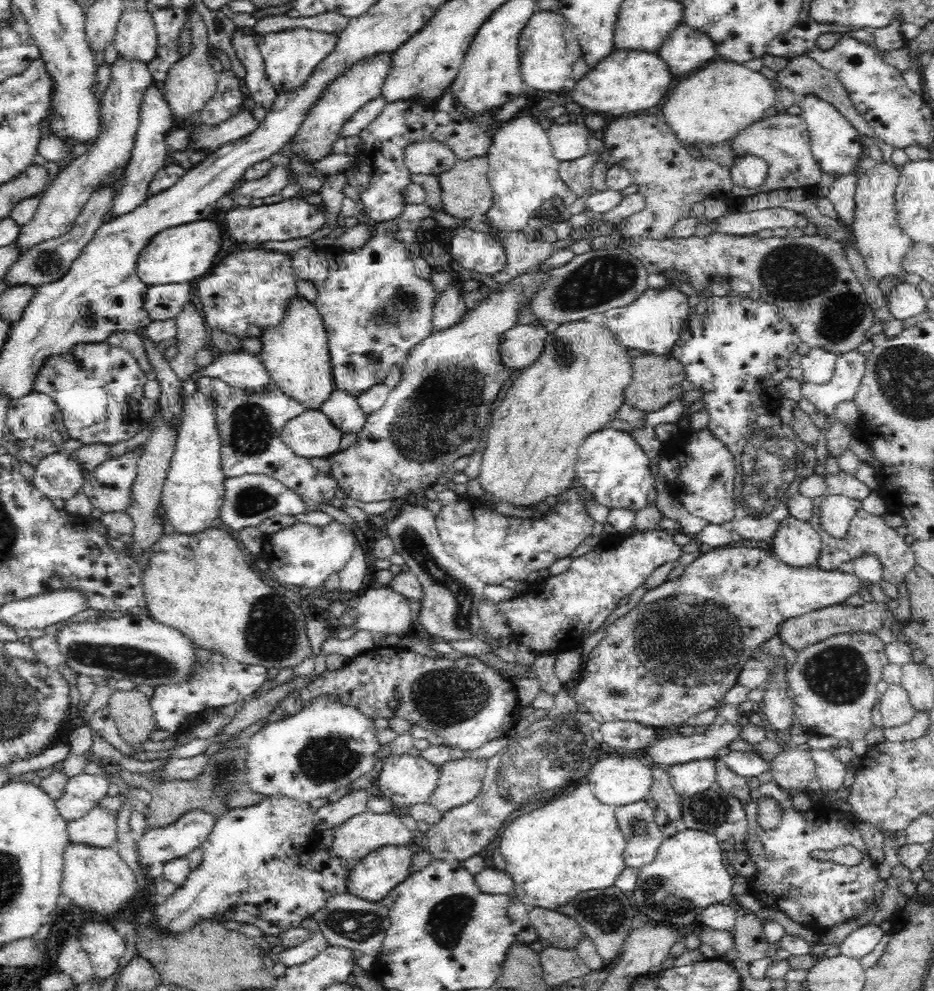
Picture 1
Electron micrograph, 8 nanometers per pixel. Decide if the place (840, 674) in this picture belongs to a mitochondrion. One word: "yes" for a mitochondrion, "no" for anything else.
yes

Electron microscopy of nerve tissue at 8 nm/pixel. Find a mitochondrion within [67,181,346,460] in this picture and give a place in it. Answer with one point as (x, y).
(251, 430)

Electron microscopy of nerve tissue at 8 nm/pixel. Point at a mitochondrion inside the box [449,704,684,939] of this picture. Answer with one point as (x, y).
(542, 761)

